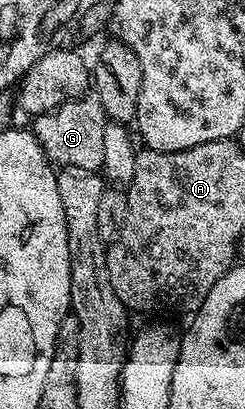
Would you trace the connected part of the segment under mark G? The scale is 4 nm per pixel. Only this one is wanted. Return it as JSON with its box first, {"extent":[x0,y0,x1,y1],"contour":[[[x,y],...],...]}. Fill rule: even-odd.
{"extent":[30,93,109,171],"contour":[[[85,93],[79,99],[66,101],[31,120],[30,130],[42,145],[48,162],[57,168],[77,167],[87,171],[103,168],[102,148],[109,118],[104,114],[100,98],[95,93]]]}

